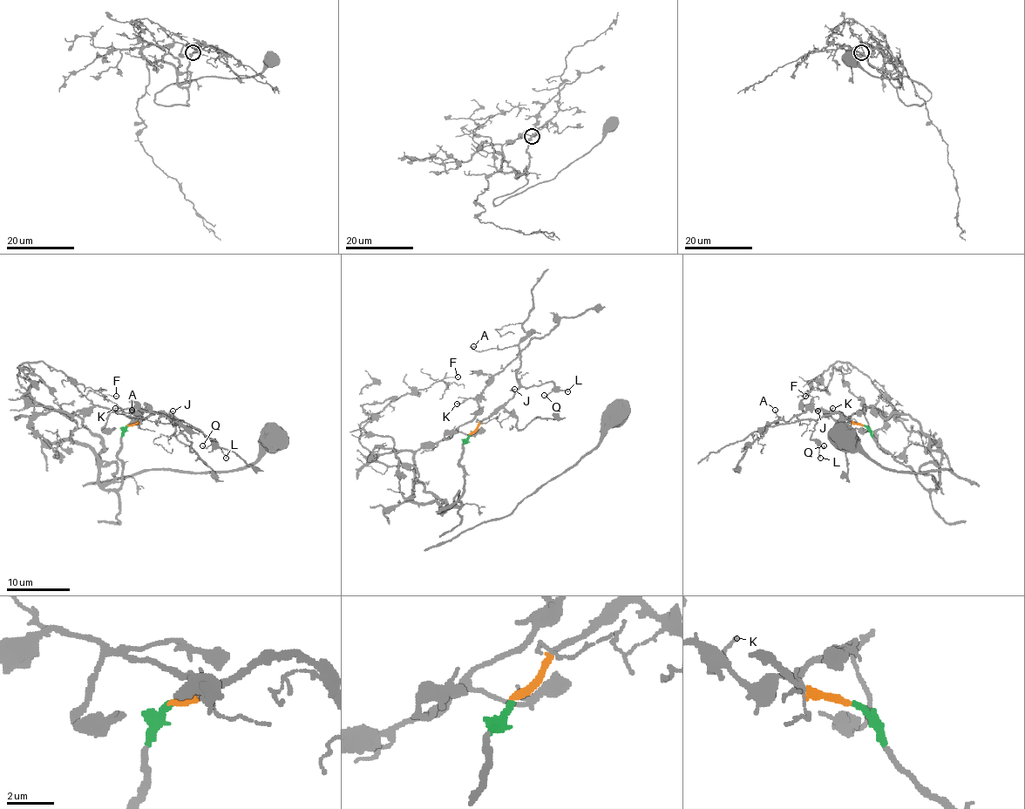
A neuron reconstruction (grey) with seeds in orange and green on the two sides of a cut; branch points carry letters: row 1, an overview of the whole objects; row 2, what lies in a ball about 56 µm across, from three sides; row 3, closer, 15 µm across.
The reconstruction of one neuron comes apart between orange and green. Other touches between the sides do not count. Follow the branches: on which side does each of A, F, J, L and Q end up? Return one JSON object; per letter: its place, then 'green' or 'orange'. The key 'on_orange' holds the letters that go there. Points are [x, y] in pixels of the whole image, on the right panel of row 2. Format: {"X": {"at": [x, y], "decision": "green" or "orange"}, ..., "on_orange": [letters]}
{"A": {"at": [775, 410], "decision": "orange"}, "F": {"at": [805, 396], "decision": "green"}, "J": {"at": [817, 411], "decision": "orange"}, "L": {"at": [820, 458], "decision": "orange"}, "Q": {"at": [824, 445], "decision": "orange"}, "on_orange": ["A", "J", "L", "Q"]}

